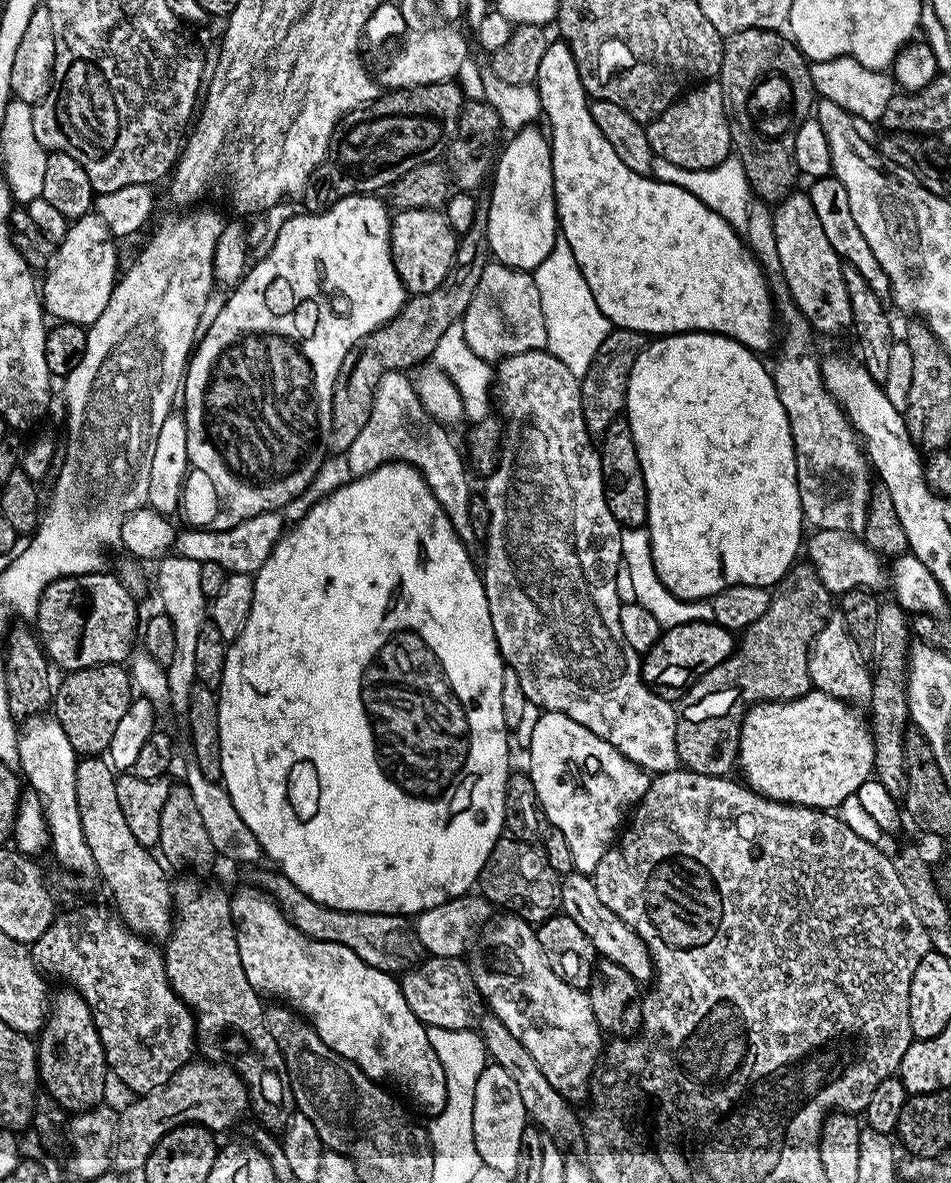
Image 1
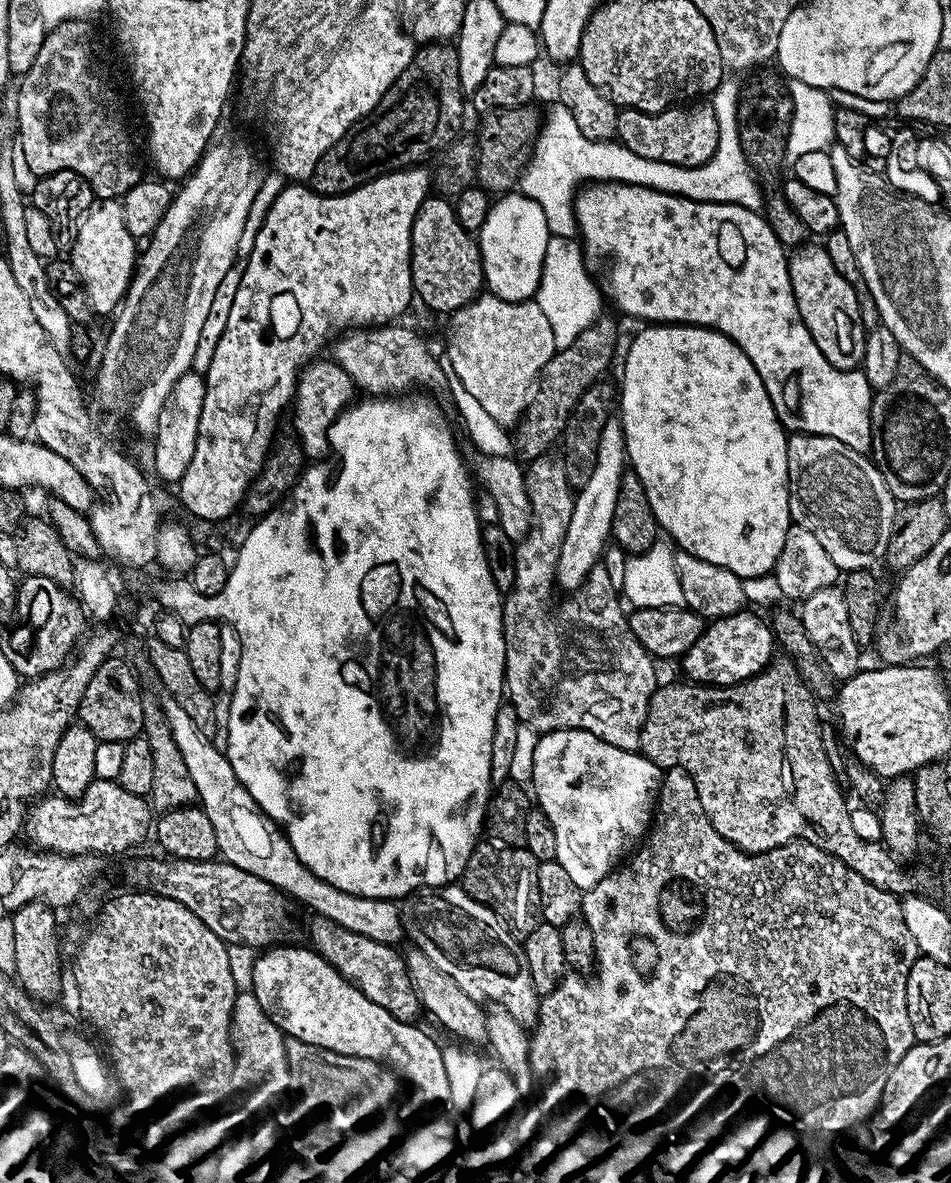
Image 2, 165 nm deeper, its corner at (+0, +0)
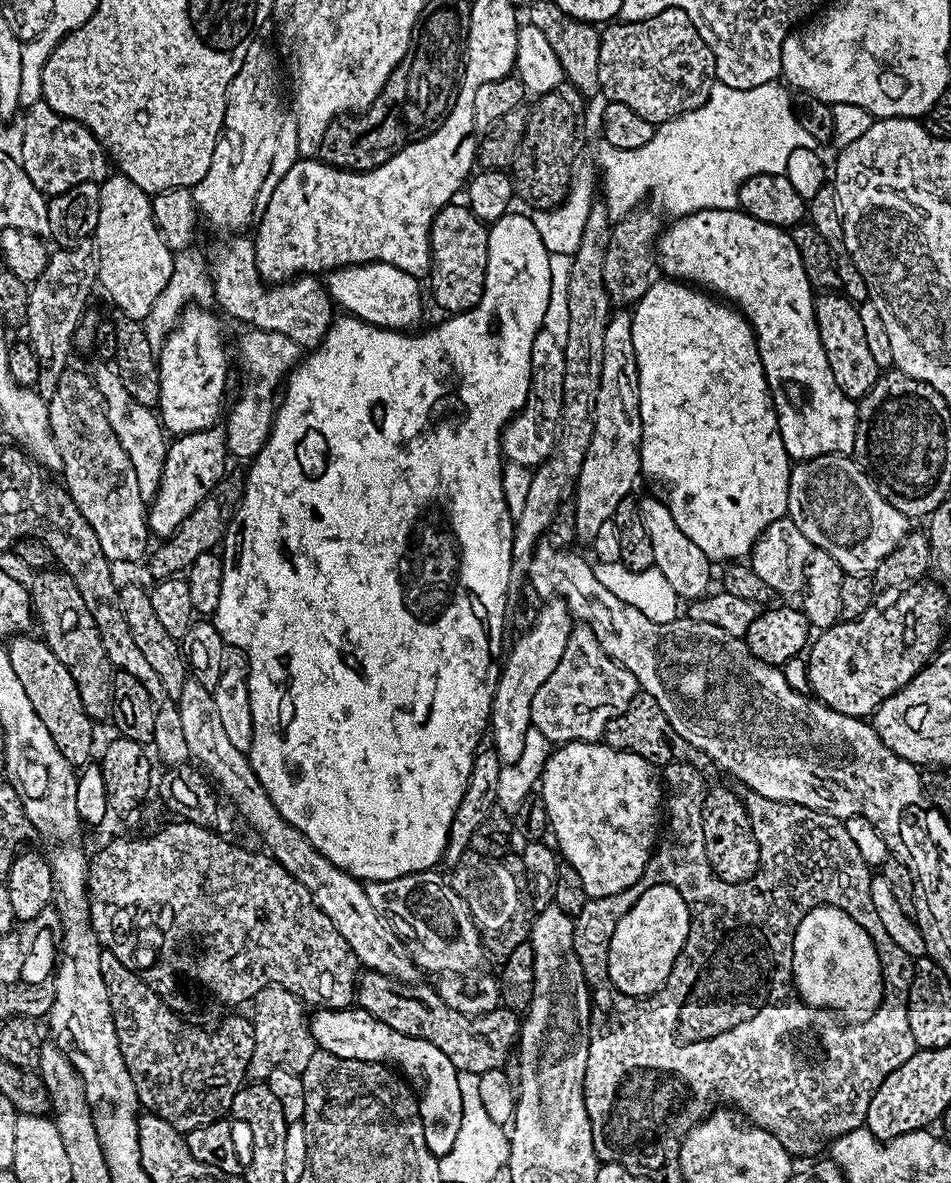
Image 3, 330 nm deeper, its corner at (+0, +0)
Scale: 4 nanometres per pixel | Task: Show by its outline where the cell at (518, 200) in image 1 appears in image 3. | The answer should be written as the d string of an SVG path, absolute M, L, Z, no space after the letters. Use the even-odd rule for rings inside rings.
M509 214L495 220L488 228L488 269L486 270L484 293L476 307L471 308L470 311L449 315L445 324L440 324L437 328L430 329L429 332L417 331L415 334L379 328L377 325L357 320L355 316L349 314L341 315L341 320L340 317L333 319L332 326L328 329L328 333L324 336L319 348L309 351L286 377L288 393L285 394L284 401L281 404L279 401L272 418L272 422L296 422L292 436L288 440L286 452L260 452L257 456L252 457L247 465L247 468L249 467L248 477L243 477L242 480L243 495L239 500L238 507L231 513L230 519L227 521L227 535L222 543L222 559L224 562L222 599L218 601L214 623L229 649L241 648L244 651L245 658L243 657L243 659L246 661L248 669L250 714L254 718L252 745L246 754L248 763L252 765L258 782L262 782L270 802L274 802L280 816L286 818L286 822L290 822L290 826L297 828L334 866L338 866L349 876L355 876L361 882L397 880L403 876L424 874L427 873L427 868L434 867L436 863L439 865L443 861L446 842L450 834L450 824L454 822L454 814L462 802L462 794L466 794L466 786L472 769L472 758L481 747L480 735L483 732L485 735L490 724L492 699L498 679L498 657L502 650L490 650L488 648L488 632L499 632L496 629L496 600L510 600L508 583L512 573L512 534L514 531L514 517L508 513L506 498L502 494L502 474L504 470L500 451L500 436L503 434L508 421L523 408L528 397L530 382L532 381L530 354L534 346L534 338L543 329L546 306L550 306L550 255L548 250L538 236L531 215L515 216L515 214ZM324 820L332 820L332 824L336 824L336 828L340 828L340 832L318 830L318 826Z

